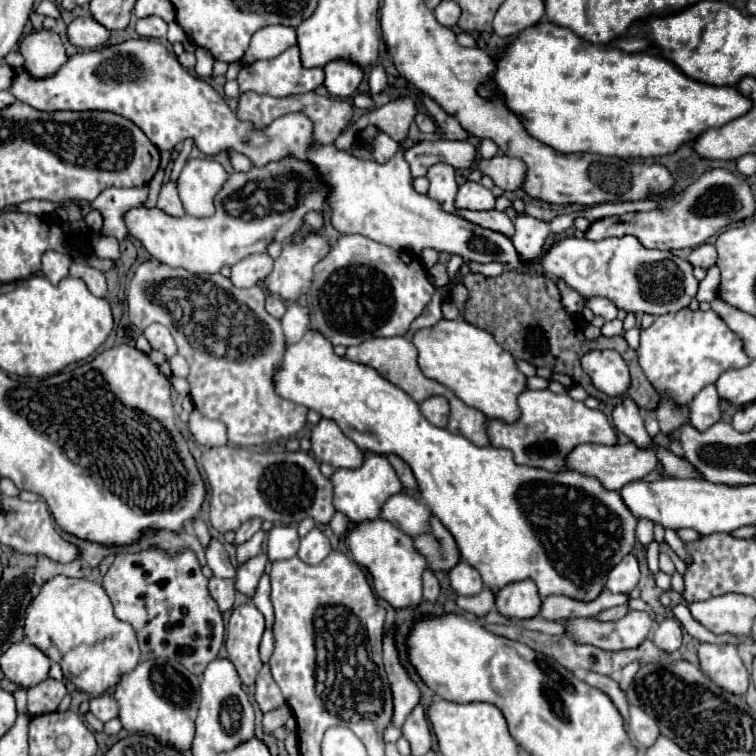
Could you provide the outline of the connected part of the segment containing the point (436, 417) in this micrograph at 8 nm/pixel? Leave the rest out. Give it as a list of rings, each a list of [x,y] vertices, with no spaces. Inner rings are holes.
[[[441,395],[429,397],[429,399],[425,399],[419,407],[421,407],[423,417],[425,417],[431,425],[437,425],[437,427],[445,427],[445,425],[447,425],[449,401],[447,401],[445,397],[441,397]]]

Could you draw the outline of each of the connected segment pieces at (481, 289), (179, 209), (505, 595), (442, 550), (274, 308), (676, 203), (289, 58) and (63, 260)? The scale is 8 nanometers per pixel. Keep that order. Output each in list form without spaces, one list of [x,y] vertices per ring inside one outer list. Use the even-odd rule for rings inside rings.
[[[503,271],[499,277],[483,277],[469,273],[463,279],[465,287],[469,289],[469,301],[465,307],[465,317],[471,325],[485,329],[487,333],[493,335],[493,339],[507,349],[513,357],[529,361],[535,367],[547,367],[553,373],[563,373],[573,379],[575,385],[581,385],[589,395],[597,397],[603,403],[617,405],[623,399],[609,399],[603,393],[595,391],[591,377],[581,369],[579,357],[591,349],[615,349],[621,353],[621,357],[627,361],[631,367],[631,387],[625,393],[625,397],[633,399],[639,409],[645,411],[655,411],[661,395],[655,391],[655,387],[647,381],[643,375],[639,363],[637,363],[637,353],[627,345],[627,341],[617,335],[617,337],[599,337],[595,341],[587,341],[579,325],[573,321],[573,317],[567,313],[567,309],[561,303],[559,289],[555,281],[551,281],[545,275],[539,273],[515,273],[515,271]]]
[[[167,181],[161,191],[159,191],[159,199],[157,199],[157,207],[163,209],[165,213],[173,215],[173,217],[181,217],[185,215],[185,209],[183,209],[183,203],[179,199],[179,193],[177,193],[177,183],[175,181]]]
[[[519,581],[495,593],[495,607],[507,619],[531,619],[539,615],[541,597],[533,581]]]
[[[431,515],[429,525],[431,525],[429,527],[431,531],[413,537],[415,551],[425,557],[429,571],[449,573],[461,559],[457,541],[435,515]]]
[[[267,295],[267,303],[265,303],[265,309],[267,309],[267,311],[273,315],[273,317],[281,319],[287,307],[285,307],[285,301],[283,301],[281,297],[277,297],[277,295]]]
[[[709,169],[695,183],[691,183],[683,193],[665,195],[663,199],[659,199],[657,209],[625,213],[621,221],[605,217],[601,221],[591,223],[591,227],[585,231],[585,237],[591,241],[599,241],[603,237],[635,235],[649,249],[667,249],[667,251],[685,249],[685,247],[697,247],[705,243],[719,229],[737,223],[739,219],[751,217],[753,211],[755,211],[755,199],[749,185],[743,179],[741,179],[741,193],[739,193],[737,175],[729,173],[727,169]]]
[[[293,45],[287,51],[283,51],[281,55],[273,57],[273,59],[265,59],[265,61],[255,61],[251,65],[243,65],[239,71],[239,89],[245,91],[253,91],[259,95],[271,95],[271,97],[289,97],[289,95],[297,95],[297,93],[309,93],[315,91],[317,87],[323,85],[325,81],[325,71],[323,69],[305,69],[301,65],[301,57],[299,57],[299,47]]]
[[[47,251],[41,257],[41,273],[53,283],[57,285],[63,277],[69,275],[69,265],[71,265],[71,257],[65,253],[57,253],[57,251]]]

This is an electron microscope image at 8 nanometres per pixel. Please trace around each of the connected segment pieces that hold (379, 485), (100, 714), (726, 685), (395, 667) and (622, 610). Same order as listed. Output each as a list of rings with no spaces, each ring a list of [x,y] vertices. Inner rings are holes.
[[[373,451],[363,453],[363,465],[359,469],[335,469],[331,475],[331,483],[333,483],[335,509],[345,513],[355,523],[363,519],[375,519],[379,515],[383,501],[399,493],[403,487],[395,469],[391,469],[391,463],[387,461],[387,457]]]
[[[103,693],[103,695],[99,695],[99,697],[91,697],[91,713],[99,719],[99,721],[109,721],[109,719],[113,719],[113,717],[117,717],[117,705],[115,705],[115,701],[113,701],[113,697],[111,695],[107,695],[107,693]]]
[[[701,643],[699,667],[721,689],[733,695],[745,695],[749,687],[749,673],[733,643]]]
[[[395,625],[387,631],[383,639],[383,663],[385,671],[393,689],[393,699],[395,699],[395,709],[393,709],[393,725],[401,727],[411,709],[419,703],[419,687],[415,681],[409,677],[407,669],[403,667],[399,659],[399,651],[395,647]]]
[[[619,605],[619,607],[611,607],[611,609],[601,611],[595,619],[597,619],[597,621],[617,621],[617,619],[621,619],[627,611],[629,611],[629,609],[627,609],[625,605]]]

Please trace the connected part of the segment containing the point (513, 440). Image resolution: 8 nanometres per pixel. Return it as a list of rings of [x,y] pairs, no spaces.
[[[525,389],[519,399],[521,417],[515,423],[505,423],[501,419],[487,419],[487,435],[495,447],[511,449],[515,463],[541,467],[547,471],[561,471],[565,467],[565,455],[579,443],[601,443],[615,445],[617,433],[605,413],[597,409],[587,409],[581,401],[571,399],[567,393],[553,393],[549,389],[531,391]]]

